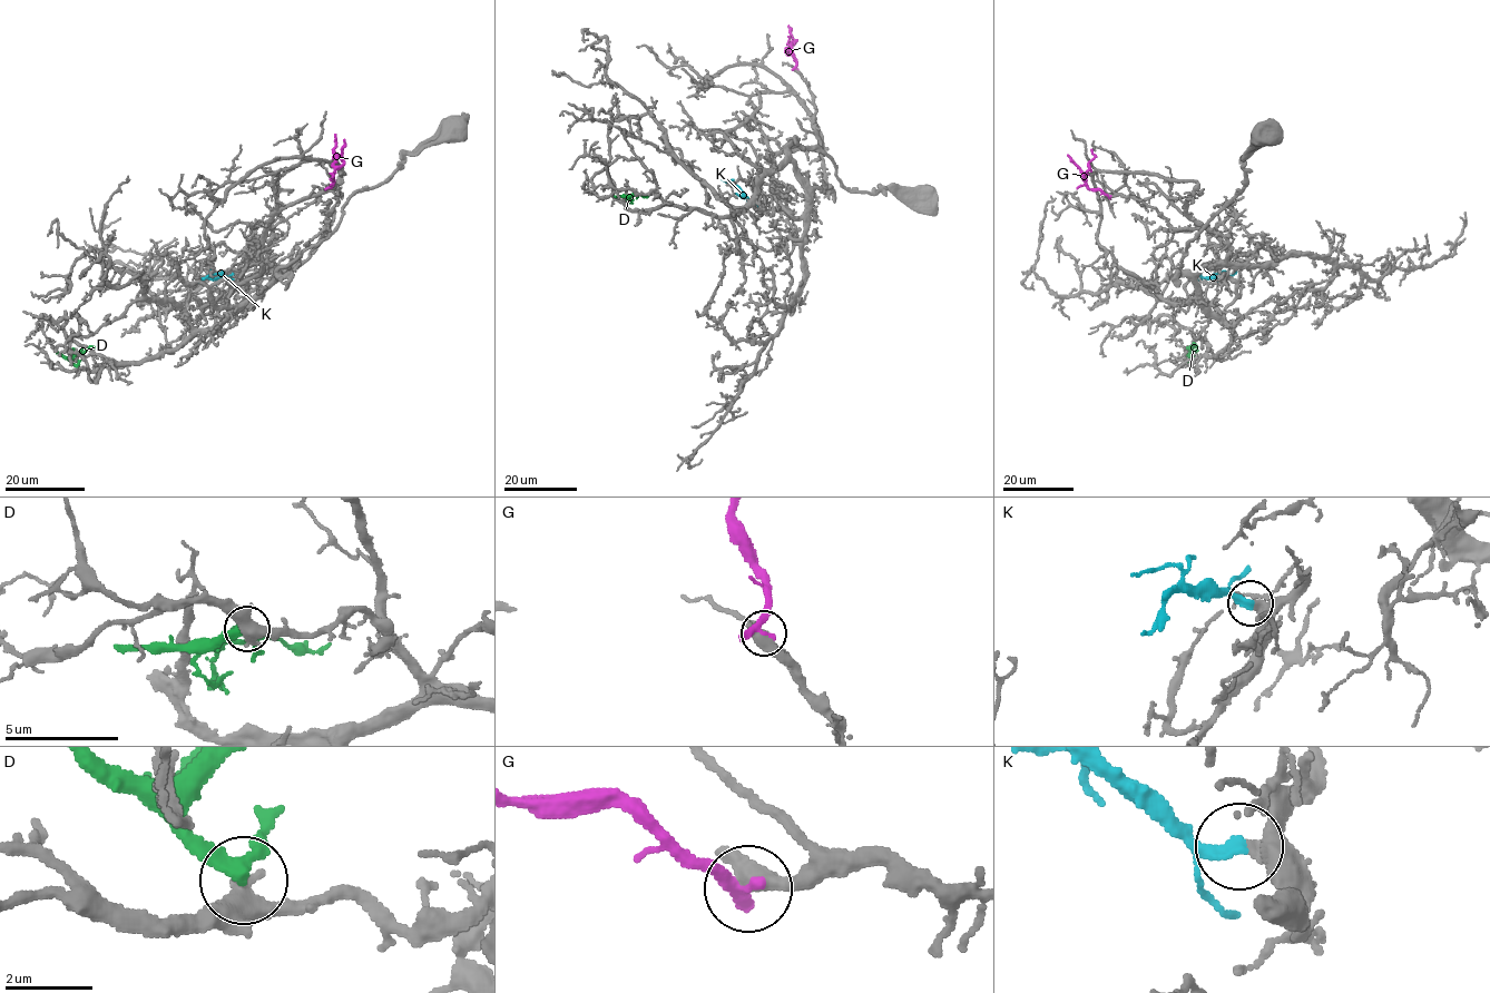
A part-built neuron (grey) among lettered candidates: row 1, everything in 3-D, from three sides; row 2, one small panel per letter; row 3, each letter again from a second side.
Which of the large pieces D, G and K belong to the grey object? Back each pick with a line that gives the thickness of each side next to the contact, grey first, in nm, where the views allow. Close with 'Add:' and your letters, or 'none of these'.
K: Thickness 340 nm (grey) against 200 nm
Add: K

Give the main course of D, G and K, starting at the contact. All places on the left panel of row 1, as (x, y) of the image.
D: (77, 367), (71, 359), (96, 347)
G: (330, 187), (336, 156), (334, 134)
K: (233, 279), (206, 277), (196, 282)

